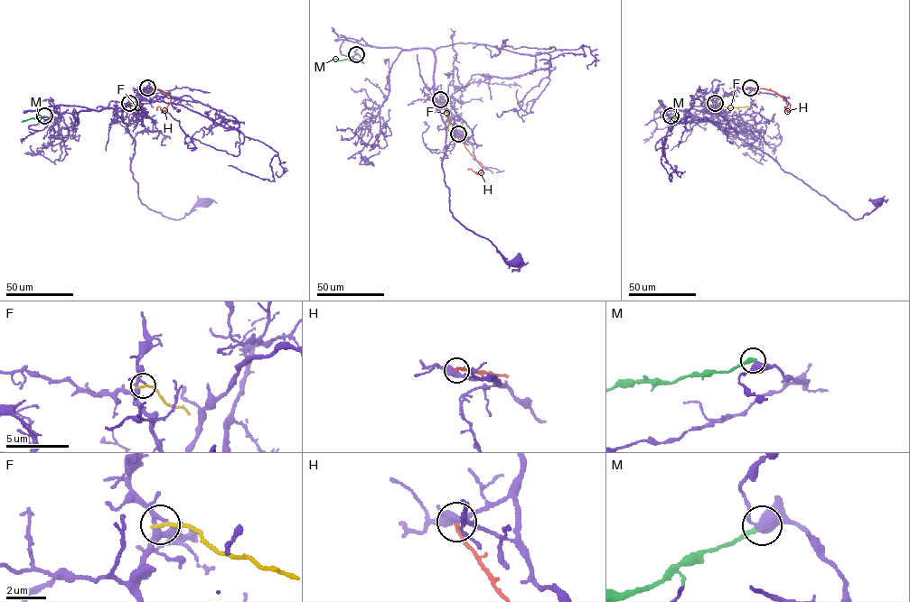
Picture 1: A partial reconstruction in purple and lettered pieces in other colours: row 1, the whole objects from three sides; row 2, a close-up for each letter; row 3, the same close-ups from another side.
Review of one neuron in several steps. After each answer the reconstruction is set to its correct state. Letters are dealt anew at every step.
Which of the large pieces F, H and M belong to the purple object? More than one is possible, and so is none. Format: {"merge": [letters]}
{"merge": ["M"]}

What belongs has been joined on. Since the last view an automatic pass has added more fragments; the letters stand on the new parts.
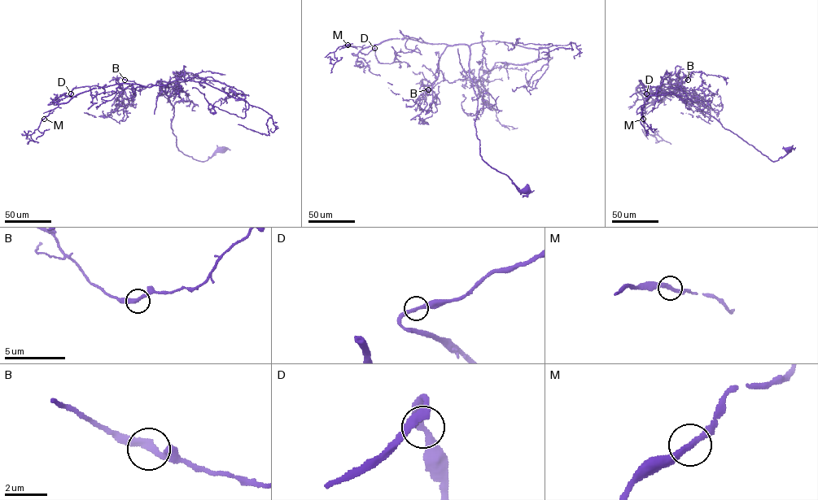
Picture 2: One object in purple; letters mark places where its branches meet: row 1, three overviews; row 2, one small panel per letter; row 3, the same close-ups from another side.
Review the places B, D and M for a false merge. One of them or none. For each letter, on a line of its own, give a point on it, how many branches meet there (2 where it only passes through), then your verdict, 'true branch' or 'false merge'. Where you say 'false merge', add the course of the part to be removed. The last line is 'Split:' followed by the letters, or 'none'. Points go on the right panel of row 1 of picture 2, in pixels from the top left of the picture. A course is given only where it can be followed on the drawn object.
B: at (688, 80); 2 branches meet; true branch
D: at (646, 93); 2 branches meet; true branch
M: at (643, 119); 2 branches meet; true branch
Split: none

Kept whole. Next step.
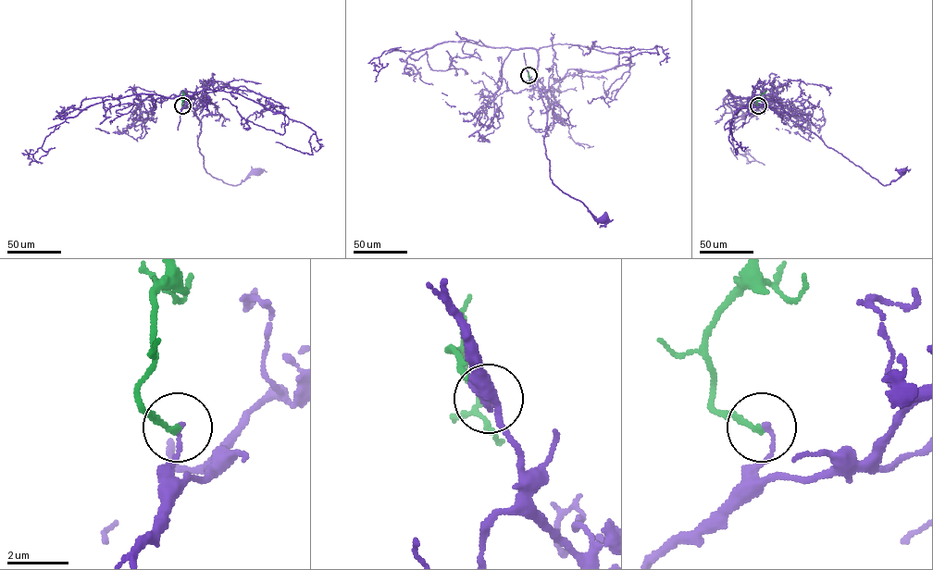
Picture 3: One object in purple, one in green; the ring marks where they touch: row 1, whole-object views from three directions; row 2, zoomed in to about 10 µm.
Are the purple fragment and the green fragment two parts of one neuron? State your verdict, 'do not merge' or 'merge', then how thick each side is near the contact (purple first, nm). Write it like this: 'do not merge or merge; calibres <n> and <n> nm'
do not merge; calibres 140 and 160 nm

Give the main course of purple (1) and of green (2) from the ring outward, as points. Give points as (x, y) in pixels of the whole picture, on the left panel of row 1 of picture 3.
1: (182, 105), (189, 104), (201, 121), (197, 146), (205, 170), (234, 185), (258, 171)
2: (182, 105), (183, 91)

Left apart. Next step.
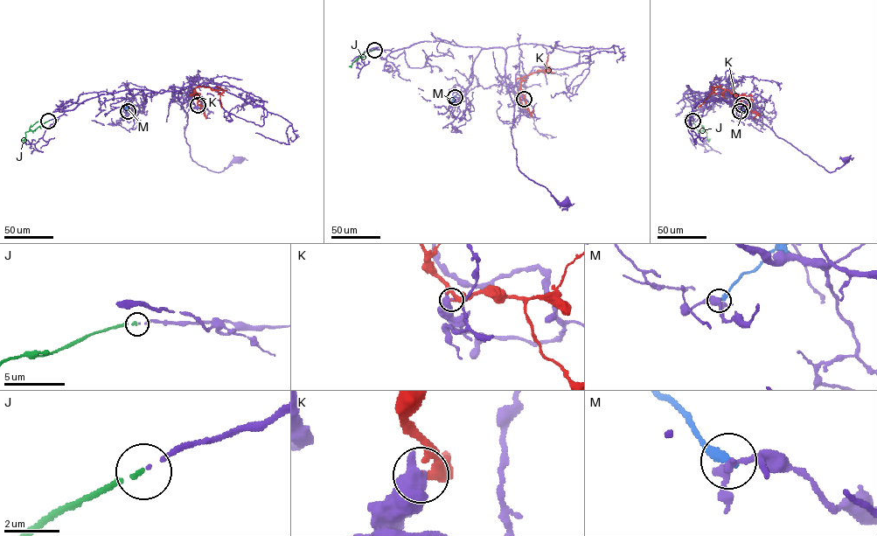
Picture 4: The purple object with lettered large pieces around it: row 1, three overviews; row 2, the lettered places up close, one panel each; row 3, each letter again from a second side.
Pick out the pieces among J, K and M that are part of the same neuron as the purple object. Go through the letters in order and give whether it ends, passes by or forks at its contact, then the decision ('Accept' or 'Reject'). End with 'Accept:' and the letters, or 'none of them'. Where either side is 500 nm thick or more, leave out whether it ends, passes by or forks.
J: It ends there. Accept
K: Reject
M: It ends there. Reject
Accept: J

